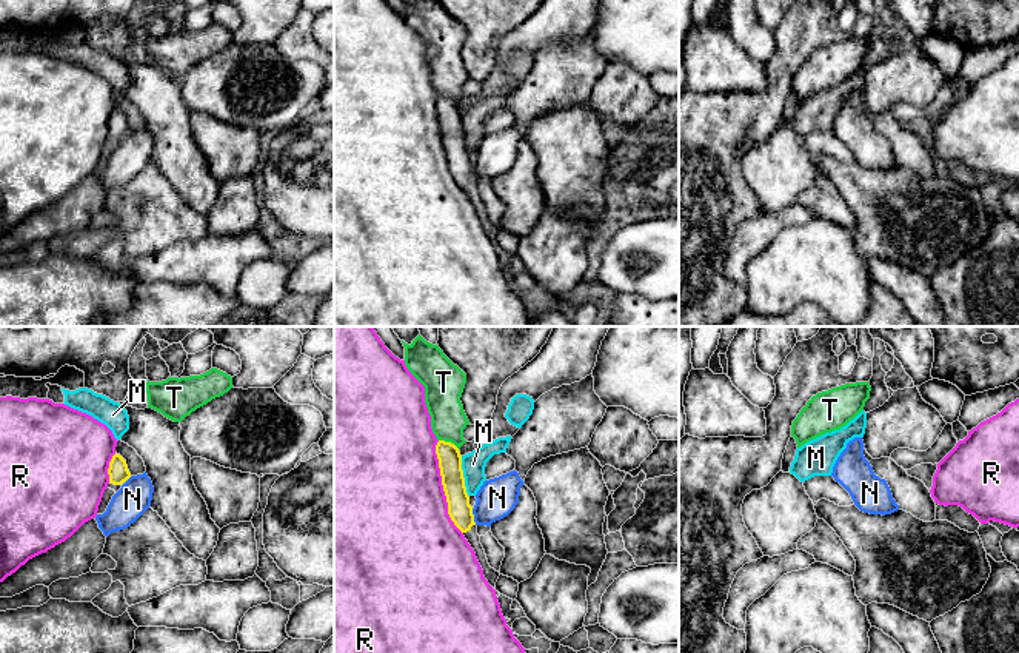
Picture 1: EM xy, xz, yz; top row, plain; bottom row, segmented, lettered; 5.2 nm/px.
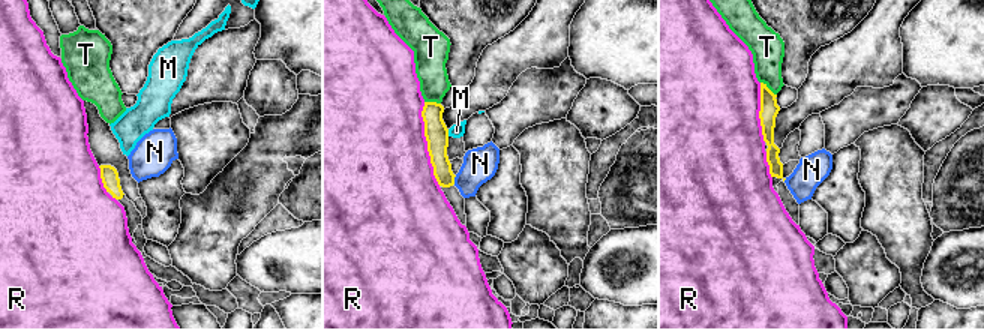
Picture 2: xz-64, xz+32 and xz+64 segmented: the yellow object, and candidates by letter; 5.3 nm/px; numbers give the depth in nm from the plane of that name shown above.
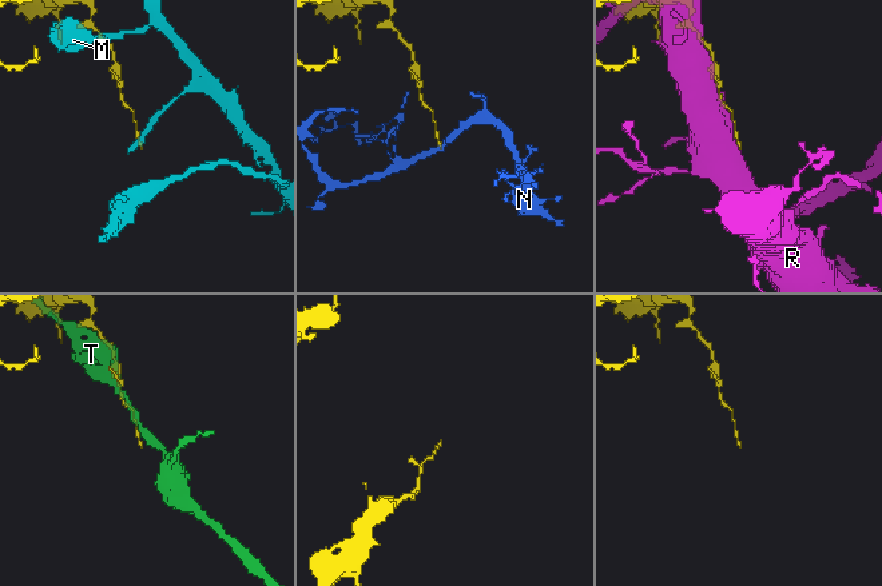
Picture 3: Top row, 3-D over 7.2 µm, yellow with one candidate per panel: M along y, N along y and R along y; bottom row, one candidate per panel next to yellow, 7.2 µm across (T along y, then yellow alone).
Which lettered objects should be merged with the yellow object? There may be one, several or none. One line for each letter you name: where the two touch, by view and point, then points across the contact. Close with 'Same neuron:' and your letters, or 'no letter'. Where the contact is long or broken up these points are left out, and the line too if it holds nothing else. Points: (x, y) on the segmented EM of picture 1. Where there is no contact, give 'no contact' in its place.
Same neuron: no letter

